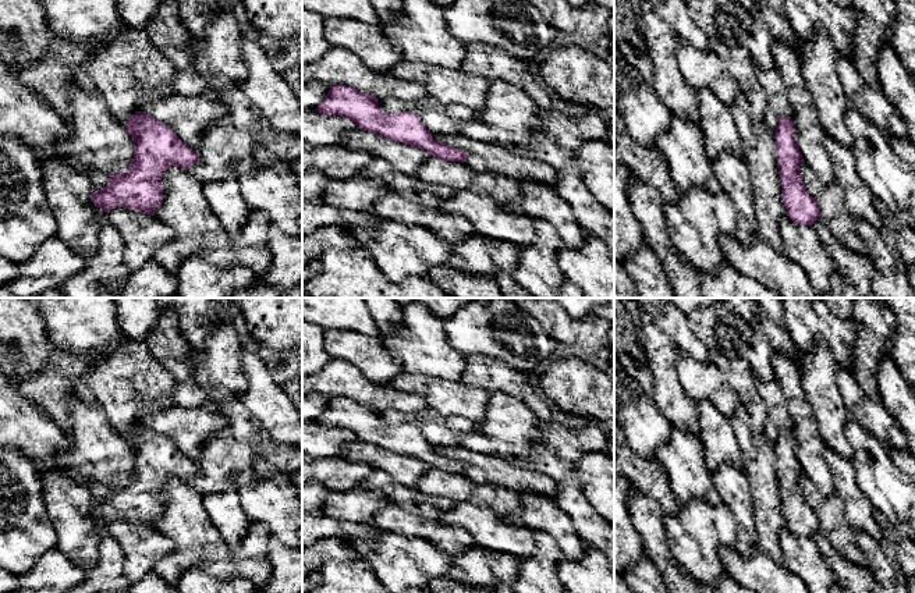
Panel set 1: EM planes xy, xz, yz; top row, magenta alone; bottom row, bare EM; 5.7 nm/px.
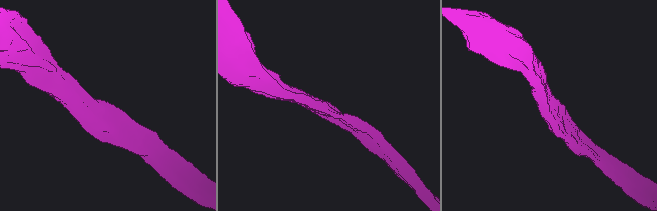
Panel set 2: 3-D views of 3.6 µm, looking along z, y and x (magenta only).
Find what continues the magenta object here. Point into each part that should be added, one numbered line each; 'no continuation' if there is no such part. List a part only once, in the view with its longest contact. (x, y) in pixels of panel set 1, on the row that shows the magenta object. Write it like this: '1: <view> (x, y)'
no continuation

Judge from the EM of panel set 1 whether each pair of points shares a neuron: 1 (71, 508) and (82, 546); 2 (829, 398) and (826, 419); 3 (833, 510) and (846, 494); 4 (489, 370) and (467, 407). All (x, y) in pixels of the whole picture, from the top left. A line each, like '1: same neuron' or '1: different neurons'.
1: same neuron
2: same neuron
3: different neurons
4: different neurons

